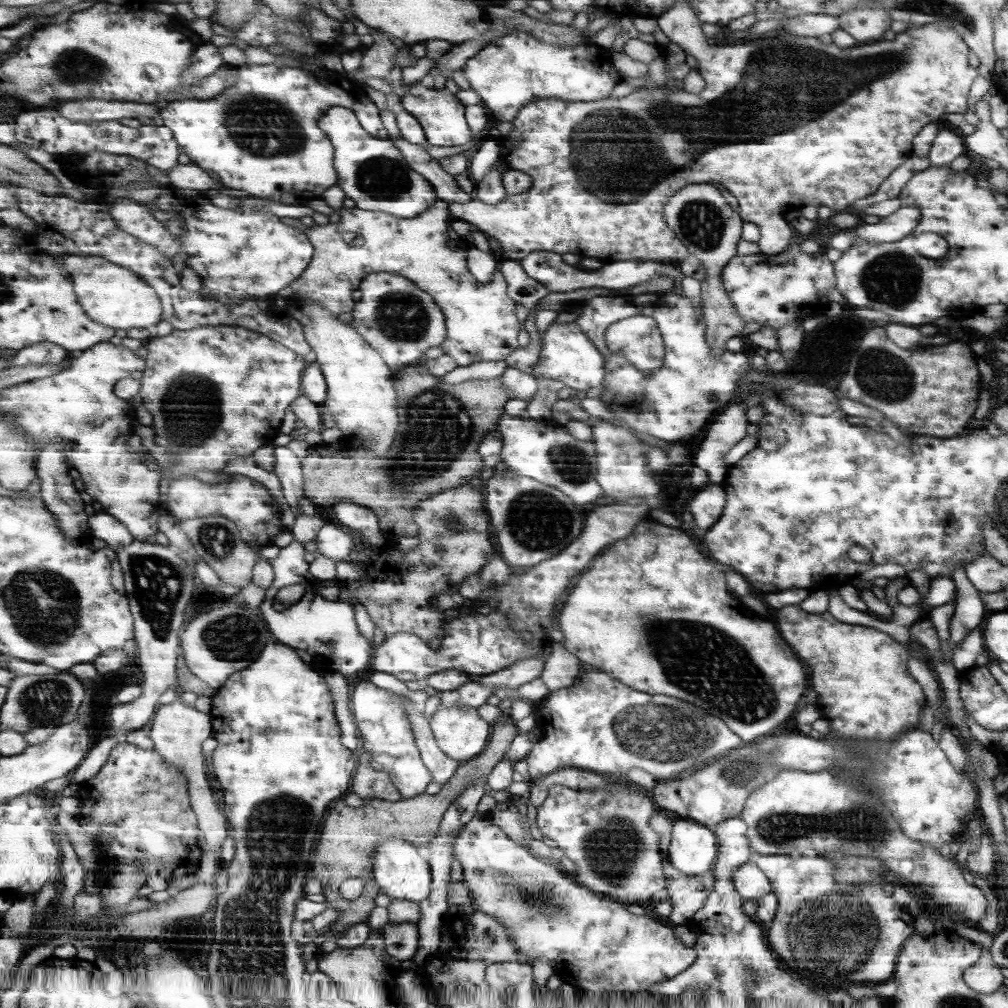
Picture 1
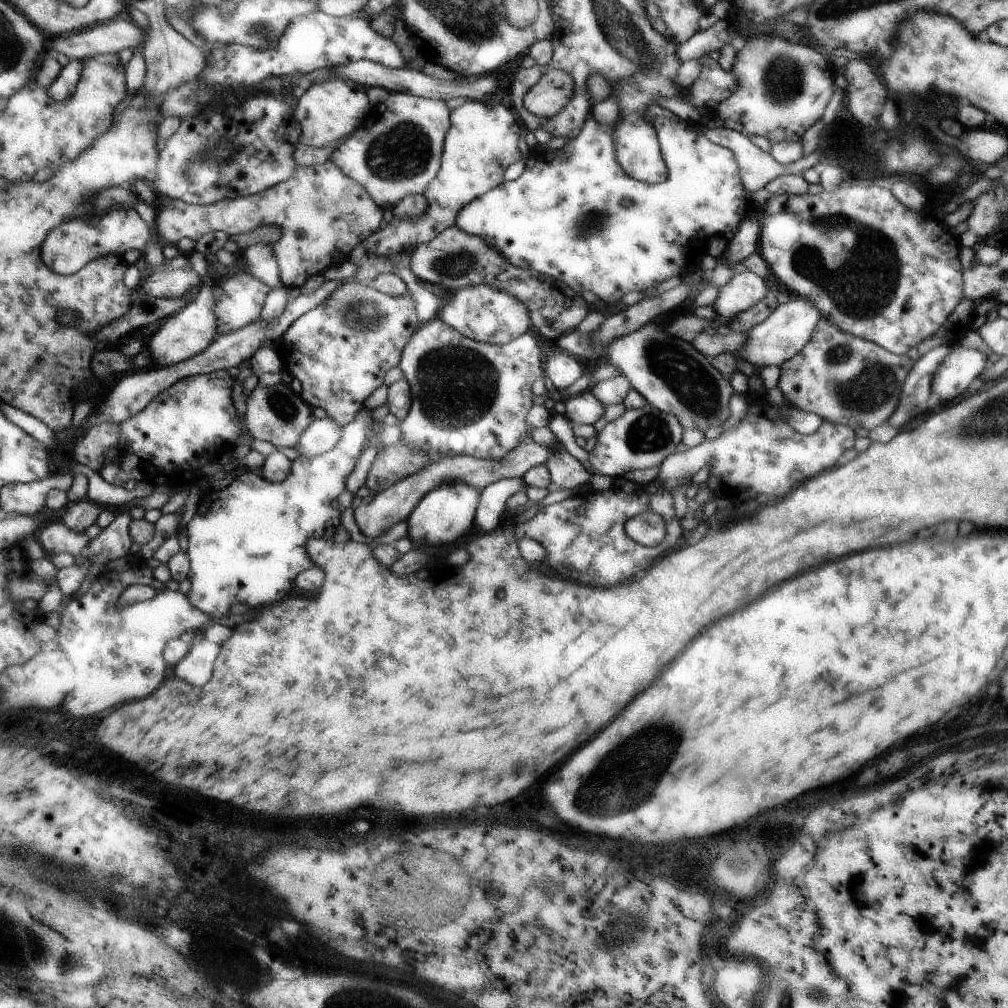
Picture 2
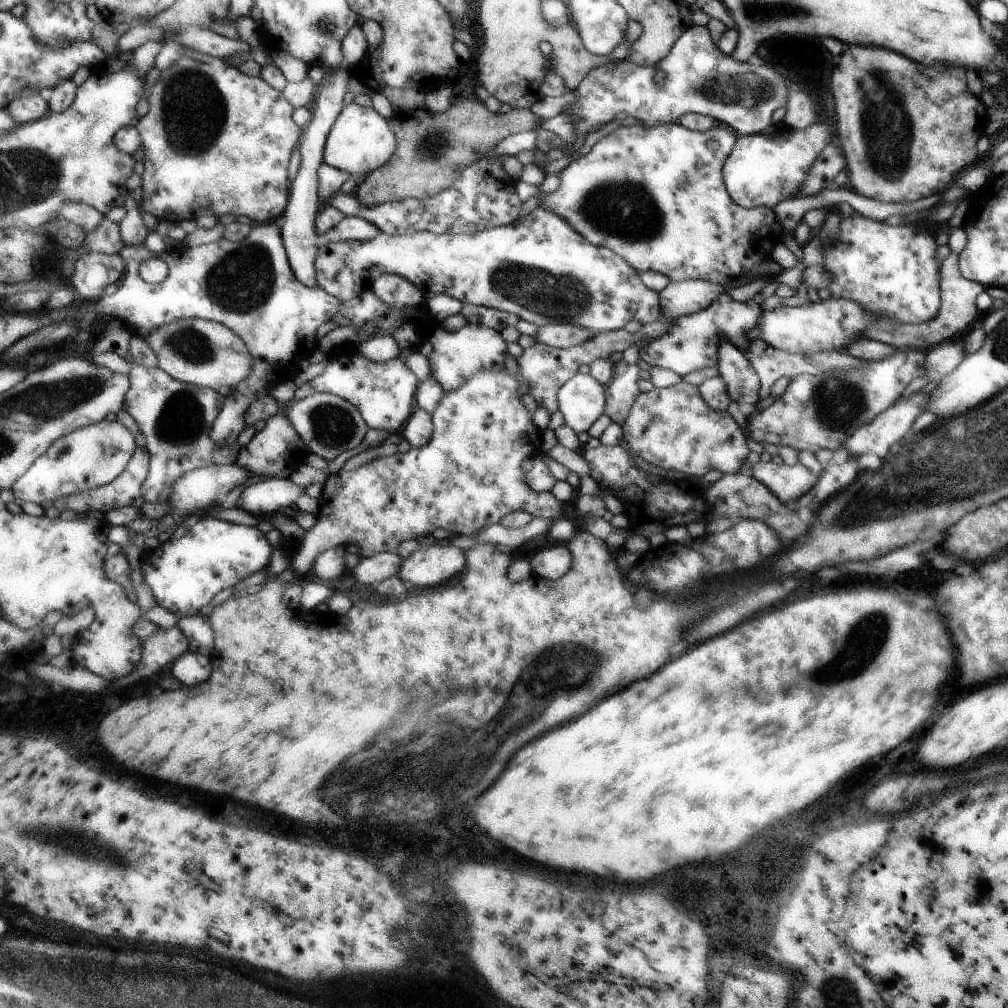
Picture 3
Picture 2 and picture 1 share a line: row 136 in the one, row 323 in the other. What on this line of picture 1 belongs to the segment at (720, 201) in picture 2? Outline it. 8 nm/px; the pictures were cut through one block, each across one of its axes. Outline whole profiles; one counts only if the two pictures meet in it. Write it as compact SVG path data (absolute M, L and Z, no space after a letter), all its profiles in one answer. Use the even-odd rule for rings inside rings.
M669 292L667 294L639 294L639 296L627 296L627 298L615 296L611 300L597 296L593 300L575 302L573 308L577 308L579 314L581 314L581 316L575 318L575 324L581 328L581 332L585 336L589 336L589 340L593 340L593 348L597 348L597 352L601 352L601 358L605 360L603 362L605 376L601 380L603 394L599 396L599 400L609 408L609 412L615 418L619 418L623 424L629 426L629 430L635 430L641 436L655 436L655 438L665 440L665 442L679 442L679 440L687 440L687 438L695 436L699 430L705 432L705 428L715 418L713 414L719 414L727 404L733 404L733 400L737 398L739 382L751 366L749 358L747 358L747 364L745 364L745 350L741 350L741 352L721 352L719 356L713 356L713 350L709 348L709 342L707 342L707 322L705 322L705 316L703 316L703 306L701 306L701 310L693 308L691 300L685 298L683 294L669 294ZM625 306L637 308L631 314L643 314L643 316L655 318L657 326L661 330L661 336L663 336L663 342L665 342L665 358L663 358L661 368L651 376L645 376L627 358L609 352L609 346L607 346L607 340L605 340L607 328L615 322L621 322L623 318L629 318L631 308L625 308ZM709 394L715 394L715 402L709 400Z

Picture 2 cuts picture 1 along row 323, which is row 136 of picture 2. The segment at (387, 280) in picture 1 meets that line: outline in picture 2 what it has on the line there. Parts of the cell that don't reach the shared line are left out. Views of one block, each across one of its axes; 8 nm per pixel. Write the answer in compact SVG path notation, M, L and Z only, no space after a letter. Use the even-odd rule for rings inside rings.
M389 94L389 100L383 104L377 104L371 110L367 122L359 130L355 130L355 134L351 134L351 138L341 148L335 150L333 162L337 162L337 166L345 174L349 174L353 180L363 182L367 190L371 192L371 196L381 206L397 204L407 194L425 192L427 186L437 178L443 164L441 158L445 156L443 152L445 136L451 124L453 124L453 110L449 110L447 104L441 100L427 100L427 98L419 98L411 94Z

